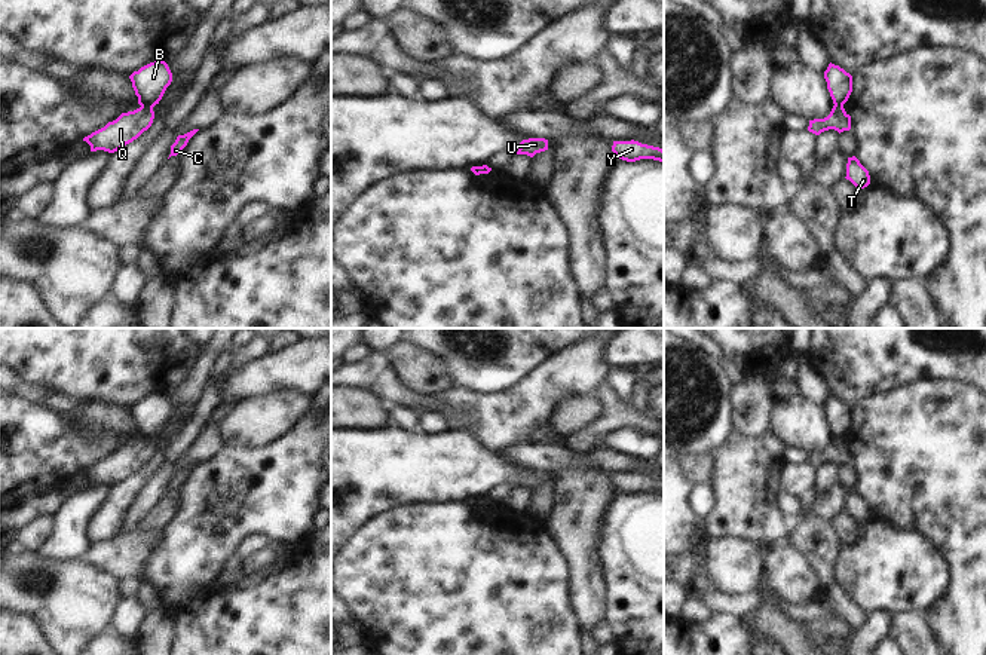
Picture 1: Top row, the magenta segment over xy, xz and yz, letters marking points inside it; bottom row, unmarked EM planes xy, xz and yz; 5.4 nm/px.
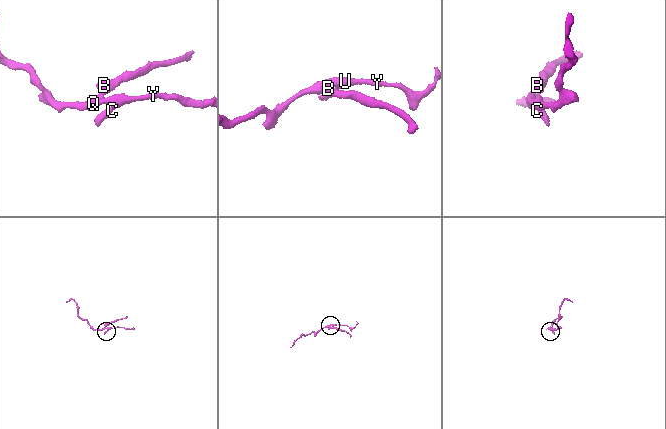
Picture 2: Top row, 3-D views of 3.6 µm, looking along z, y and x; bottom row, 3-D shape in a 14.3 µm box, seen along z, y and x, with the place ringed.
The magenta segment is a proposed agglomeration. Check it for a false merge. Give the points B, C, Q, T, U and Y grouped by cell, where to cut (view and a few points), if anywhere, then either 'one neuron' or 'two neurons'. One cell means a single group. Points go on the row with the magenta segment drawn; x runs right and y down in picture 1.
B / C Q T U Y; cut in xy along (152, 106), (144, 104), (141, 107); two neurons

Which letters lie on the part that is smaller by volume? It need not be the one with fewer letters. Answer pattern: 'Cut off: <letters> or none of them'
Cut off: B

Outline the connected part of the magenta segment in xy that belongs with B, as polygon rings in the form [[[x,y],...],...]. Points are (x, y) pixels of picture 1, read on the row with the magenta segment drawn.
[[[154,61],[129,76],[138,104],[154,107],[172,82],[172,73],[165,61]]]

